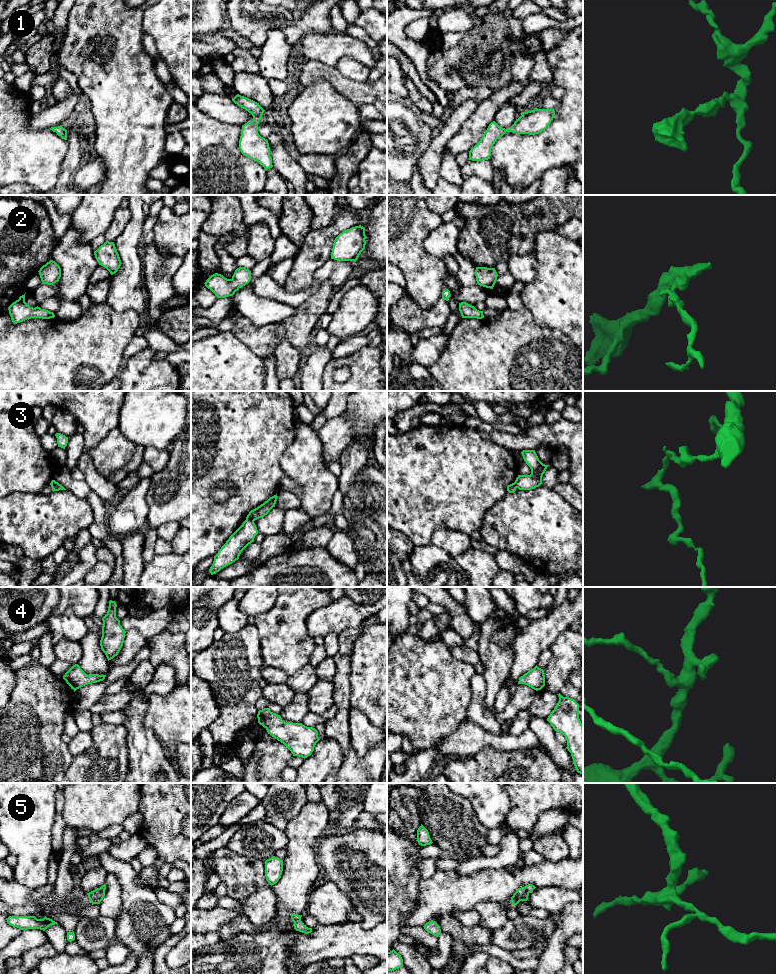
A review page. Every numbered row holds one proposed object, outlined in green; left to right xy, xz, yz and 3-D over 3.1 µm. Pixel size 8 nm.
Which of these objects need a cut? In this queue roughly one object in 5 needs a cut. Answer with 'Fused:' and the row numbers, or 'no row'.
Fused: 3

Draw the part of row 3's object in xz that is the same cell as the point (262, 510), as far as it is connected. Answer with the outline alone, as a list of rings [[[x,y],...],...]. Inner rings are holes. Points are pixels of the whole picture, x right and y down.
[[[277,494],[270,497],[267,501],[265,501],[263,504],[258,506],[257,508],[251,510],[249,514],[247,515],[246,519],[255,521],[259,518],[263,518],[265,515],[267,515],[270,510],[275,507],[276,501],[277,501]]]

